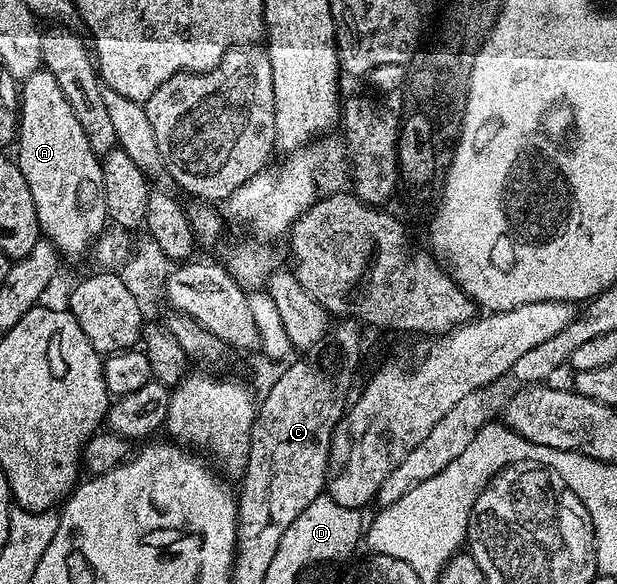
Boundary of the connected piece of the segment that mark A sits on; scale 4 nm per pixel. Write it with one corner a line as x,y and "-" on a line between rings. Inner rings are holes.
40,70
20,84
20,119
16,137
16,163
36,206
41,235
49,240
63,257
74,260
93,249
108,228
104,202
102,161
88,146
64,90
52,74

